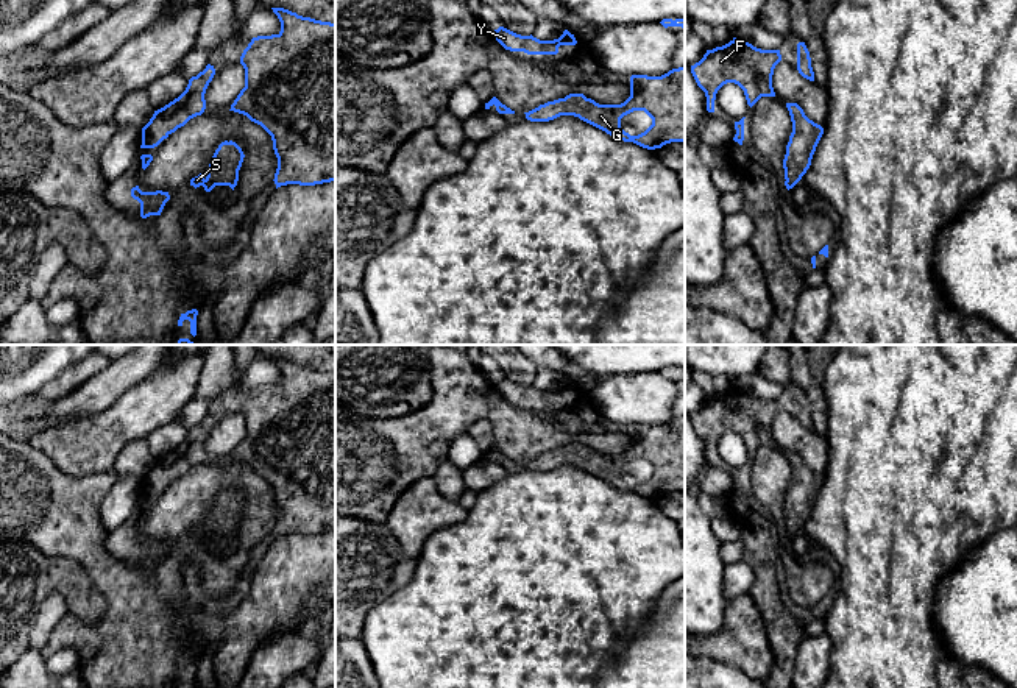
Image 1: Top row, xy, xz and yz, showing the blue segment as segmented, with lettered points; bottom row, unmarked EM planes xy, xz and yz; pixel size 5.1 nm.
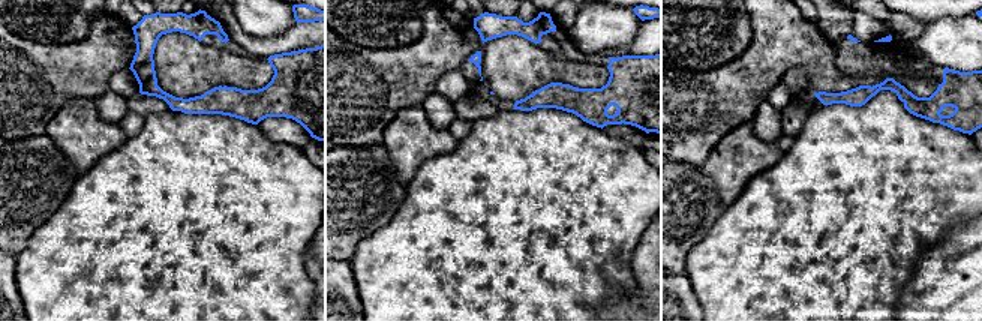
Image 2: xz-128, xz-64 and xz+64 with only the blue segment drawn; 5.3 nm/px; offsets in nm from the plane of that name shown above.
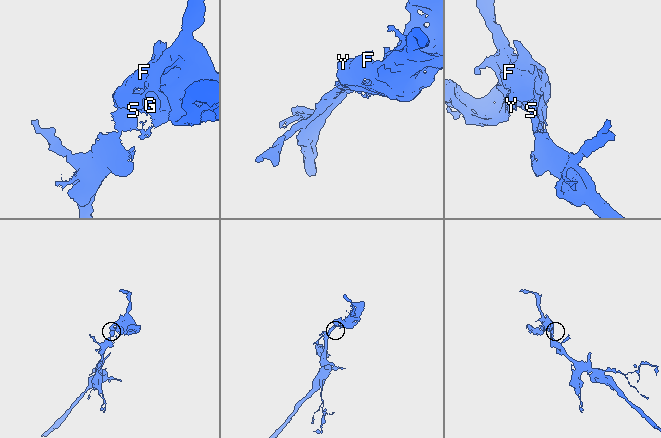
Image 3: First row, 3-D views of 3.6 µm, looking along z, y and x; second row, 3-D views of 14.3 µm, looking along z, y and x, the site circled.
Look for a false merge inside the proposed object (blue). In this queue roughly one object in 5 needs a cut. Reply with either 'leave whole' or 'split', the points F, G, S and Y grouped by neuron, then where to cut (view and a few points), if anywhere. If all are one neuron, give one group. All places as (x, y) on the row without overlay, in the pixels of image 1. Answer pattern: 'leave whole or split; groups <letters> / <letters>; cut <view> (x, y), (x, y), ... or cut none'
leave whole; groups F G S Y; cut none

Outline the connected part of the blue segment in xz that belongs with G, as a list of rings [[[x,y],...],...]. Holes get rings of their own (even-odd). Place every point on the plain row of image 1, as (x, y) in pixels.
[[[685,417],[661,426],[632,424],[630,446],[621,454],[599,454],[583,443],[569,443],[524,463],[530,471],[574,465],[619,490],[647,499],[685,491]],[[633,460],[644,460],[652,468],[652,474],[638,485],[630,485],[621,477],[621,468]]]

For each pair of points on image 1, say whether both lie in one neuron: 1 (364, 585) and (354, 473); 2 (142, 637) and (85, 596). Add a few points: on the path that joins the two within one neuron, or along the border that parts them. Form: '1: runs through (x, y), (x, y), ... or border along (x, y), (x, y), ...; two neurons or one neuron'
1: border along (351, 517), (386, 521); two neurons
2: border along (89, 578), (105, 599), (105, 613), (95, 624); two neurons

